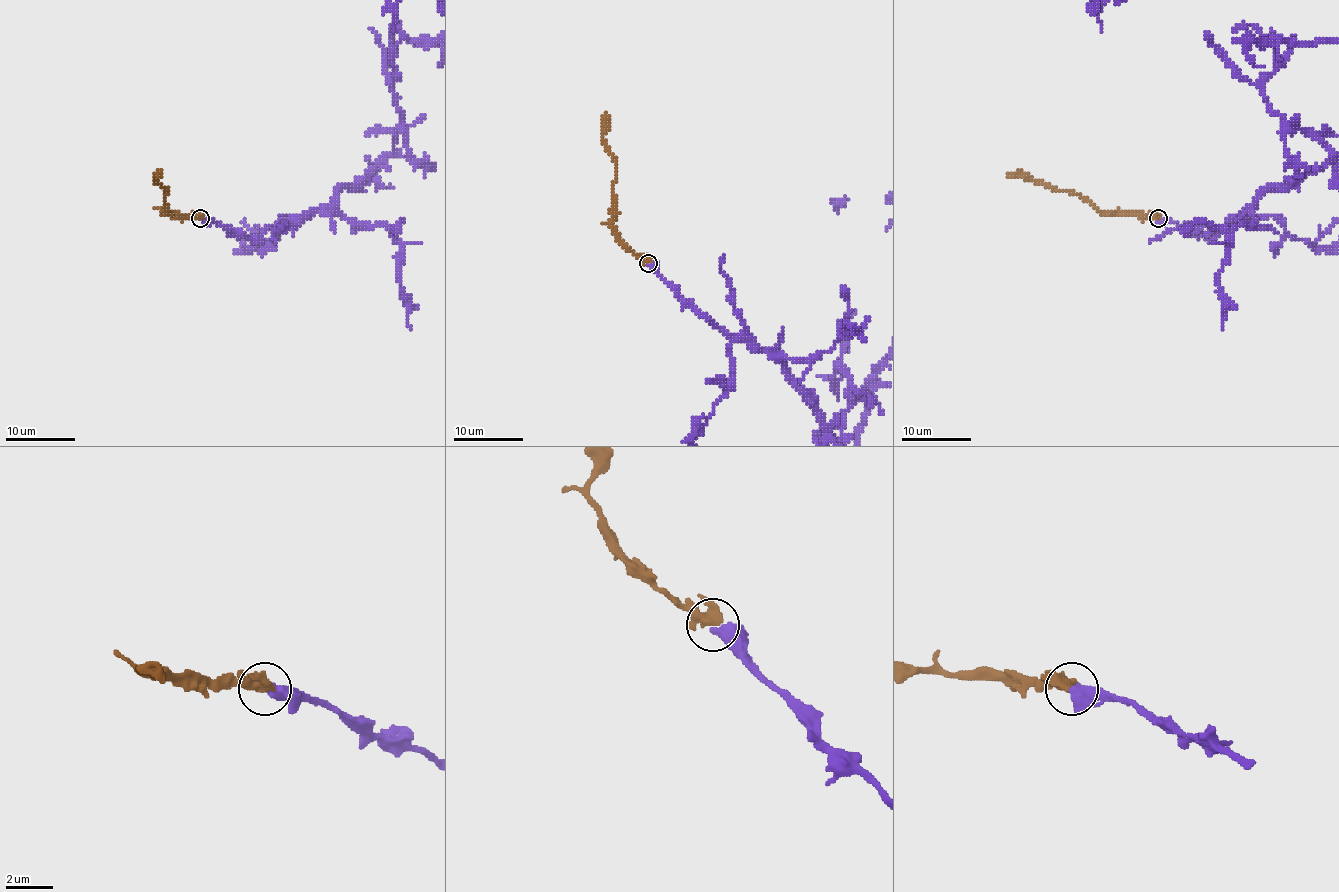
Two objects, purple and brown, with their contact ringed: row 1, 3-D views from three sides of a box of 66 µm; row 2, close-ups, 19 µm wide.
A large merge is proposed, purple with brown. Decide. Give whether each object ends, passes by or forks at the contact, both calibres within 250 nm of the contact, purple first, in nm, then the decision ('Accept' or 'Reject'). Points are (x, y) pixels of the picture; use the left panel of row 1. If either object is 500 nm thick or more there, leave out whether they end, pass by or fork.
At the ring purple ends. At the ring brown passes by. Thickness 480 nm (purple) against 360 nm. Accept

